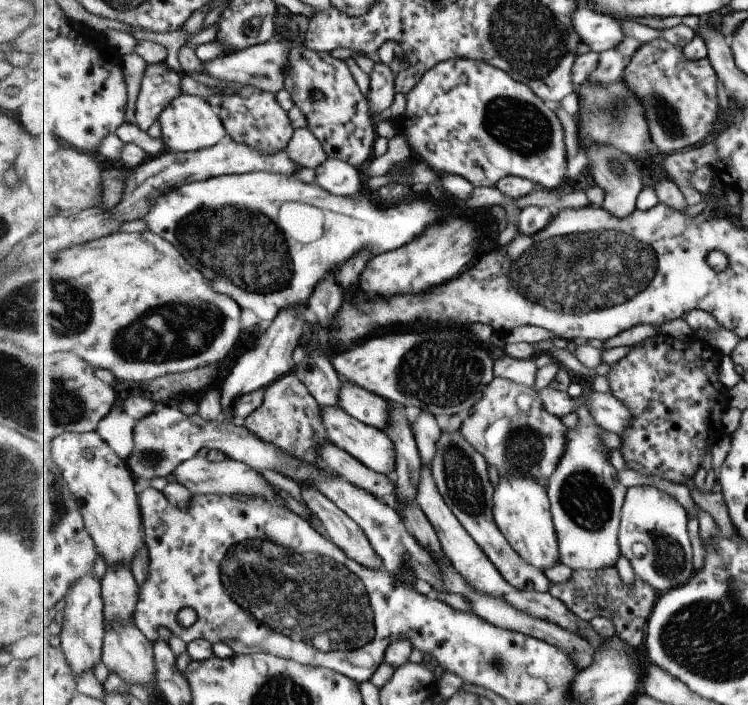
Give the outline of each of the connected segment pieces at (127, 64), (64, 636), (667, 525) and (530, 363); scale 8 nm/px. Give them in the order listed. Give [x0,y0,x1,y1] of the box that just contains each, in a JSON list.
[[123,53,148,124],[56,574,105,682],[620,485,696,594],[494,354,537,388]]

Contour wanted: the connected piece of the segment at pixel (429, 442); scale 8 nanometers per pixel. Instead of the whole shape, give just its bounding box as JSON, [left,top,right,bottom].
[412,411,442,469]

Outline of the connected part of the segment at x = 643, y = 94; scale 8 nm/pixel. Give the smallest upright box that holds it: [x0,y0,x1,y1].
[624,38,719,155]

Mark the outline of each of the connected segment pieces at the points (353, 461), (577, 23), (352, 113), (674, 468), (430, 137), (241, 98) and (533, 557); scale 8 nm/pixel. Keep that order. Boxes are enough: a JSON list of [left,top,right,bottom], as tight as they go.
[[319,444,396,498],[573,5,625,53],[283,29,377,168],[606,332,731,484],[398,59,567,189],[220,86,296,154],[494,475,559,572]]

